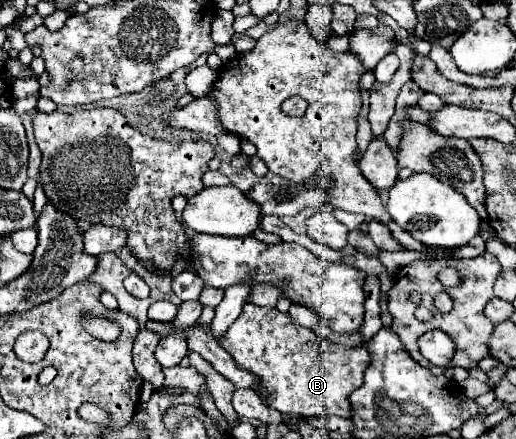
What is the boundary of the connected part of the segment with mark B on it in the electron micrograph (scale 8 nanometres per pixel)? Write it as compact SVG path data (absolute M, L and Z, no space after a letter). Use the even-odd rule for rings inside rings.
M246 303L246 307L242 309L240 317L230 325L230 329L226 331L226 335L222 337L220 345L232 355L232 359L236 361L238 367L246 369L246 371L252 371L254 375L258 375L261 381L261 386L257 389L259 395L263 395L269 401L269 406L272 409L278 409L280 413L294 413L294 415L300 415L300 417L318 417L318 415L338 415L338 417L350 417L350 403L346 401L346 397L350 395L350 391L358 389L358 385L362 385L362 377L364 377L364 371L368 369L370 365L370 353L364 345L360 347L354 347L354 349L344 349L344 347L338 347L334 343L328 343L324 339L320 339L312 329L306 329L306 327L300 327L300 325L294 325L290 315L288 313L280 313L276 309L268 309L268 307L258 307L258 305L252 305L252 303Z

